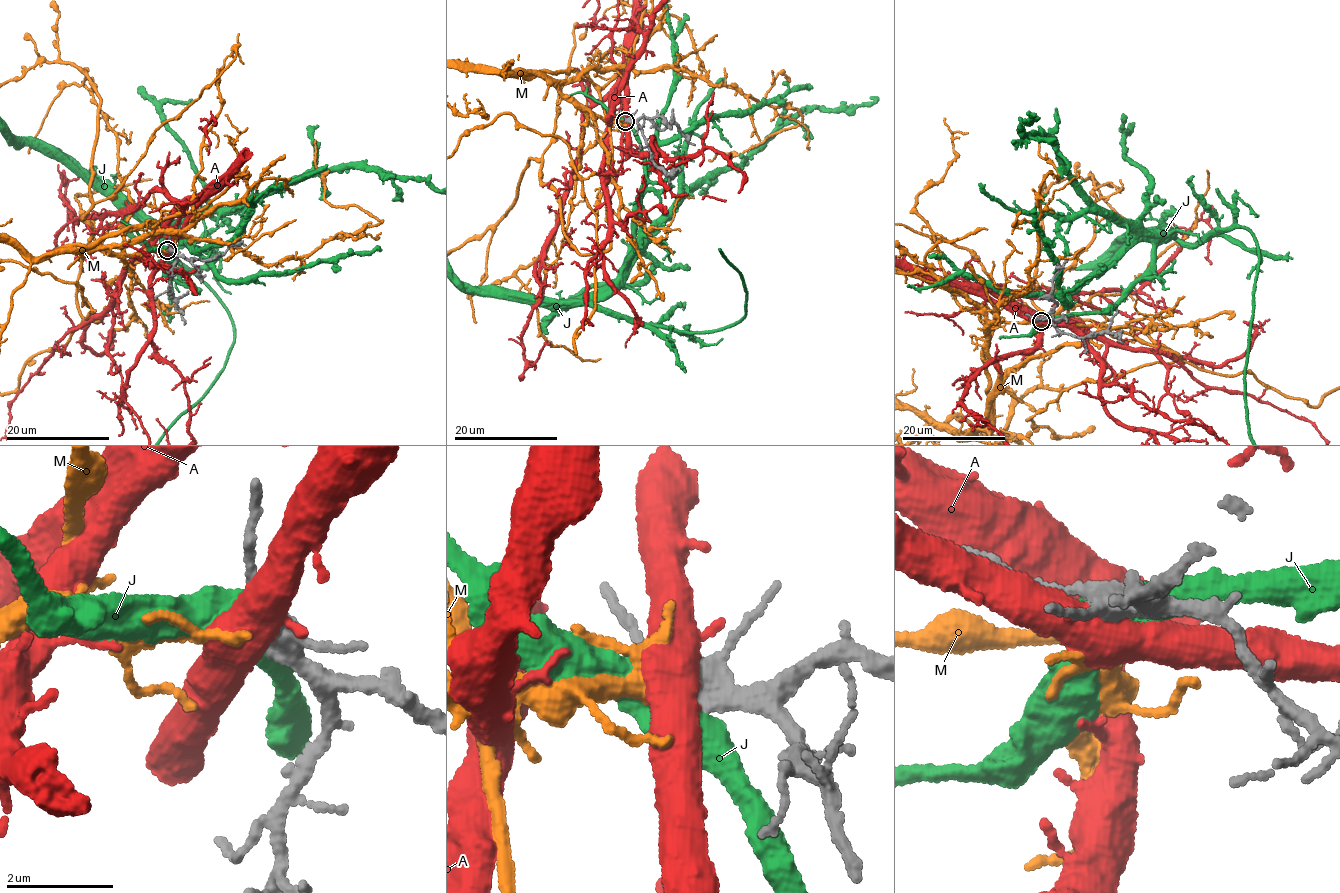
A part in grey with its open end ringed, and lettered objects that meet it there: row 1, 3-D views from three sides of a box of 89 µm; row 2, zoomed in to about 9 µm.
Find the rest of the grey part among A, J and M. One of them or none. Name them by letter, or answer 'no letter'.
M

